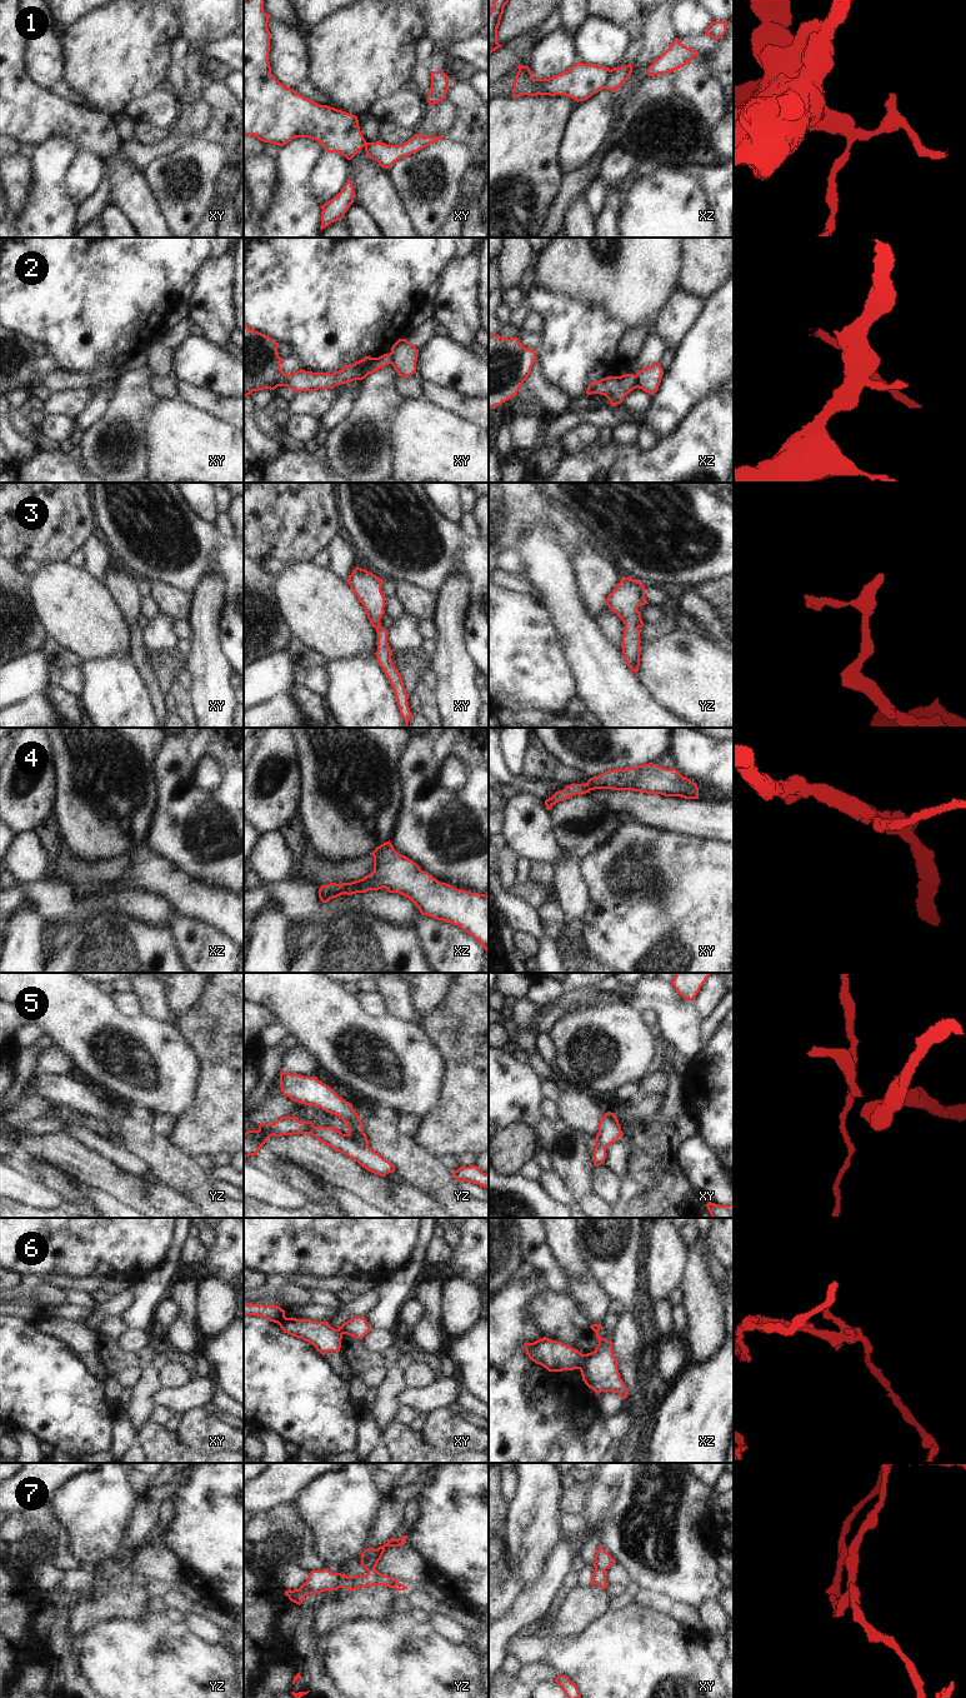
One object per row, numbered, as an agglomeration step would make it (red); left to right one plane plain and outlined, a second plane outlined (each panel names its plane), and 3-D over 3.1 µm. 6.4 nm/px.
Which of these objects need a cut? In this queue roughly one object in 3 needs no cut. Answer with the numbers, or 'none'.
1, 2, 5, 6.

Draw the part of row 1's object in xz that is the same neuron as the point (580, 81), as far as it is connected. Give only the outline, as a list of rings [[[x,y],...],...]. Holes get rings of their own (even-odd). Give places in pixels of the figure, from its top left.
[[[577,61],[567,71],[549,79],[534,79],[529,66],[521,64],[512,89],[512,98],[522,95],[565,95],[574,100],[584,101],[594,94],[606,89],[610,69]]]

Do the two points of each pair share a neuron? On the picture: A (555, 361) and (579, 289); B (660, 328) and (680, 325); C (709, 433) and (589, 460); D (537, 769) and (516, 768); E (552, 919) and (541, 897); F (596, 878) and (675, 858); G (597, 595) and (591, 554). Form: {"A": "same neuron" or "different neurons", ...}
{"A": "different neurons", "B": "same neuron", "C": "same neuron", "D": "different neurons", "E": "different neurons", "F": "same neuron", "G": "same neuron"}

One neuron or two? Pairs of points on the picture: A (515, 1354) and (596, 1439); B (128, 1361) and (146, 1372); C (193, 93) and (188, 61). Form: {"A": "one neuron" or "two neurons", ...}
{"A": "one neuron", "B": "two neurons", "C": "one neuron"}

